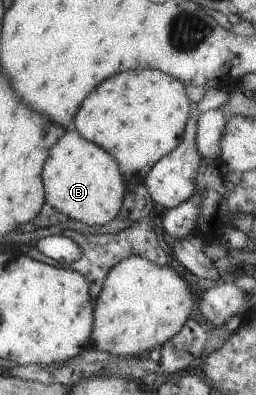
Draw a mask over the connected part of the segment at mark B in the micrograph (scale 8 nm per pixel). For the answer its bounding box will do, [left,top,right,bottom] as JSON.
[40,129,125,226]

